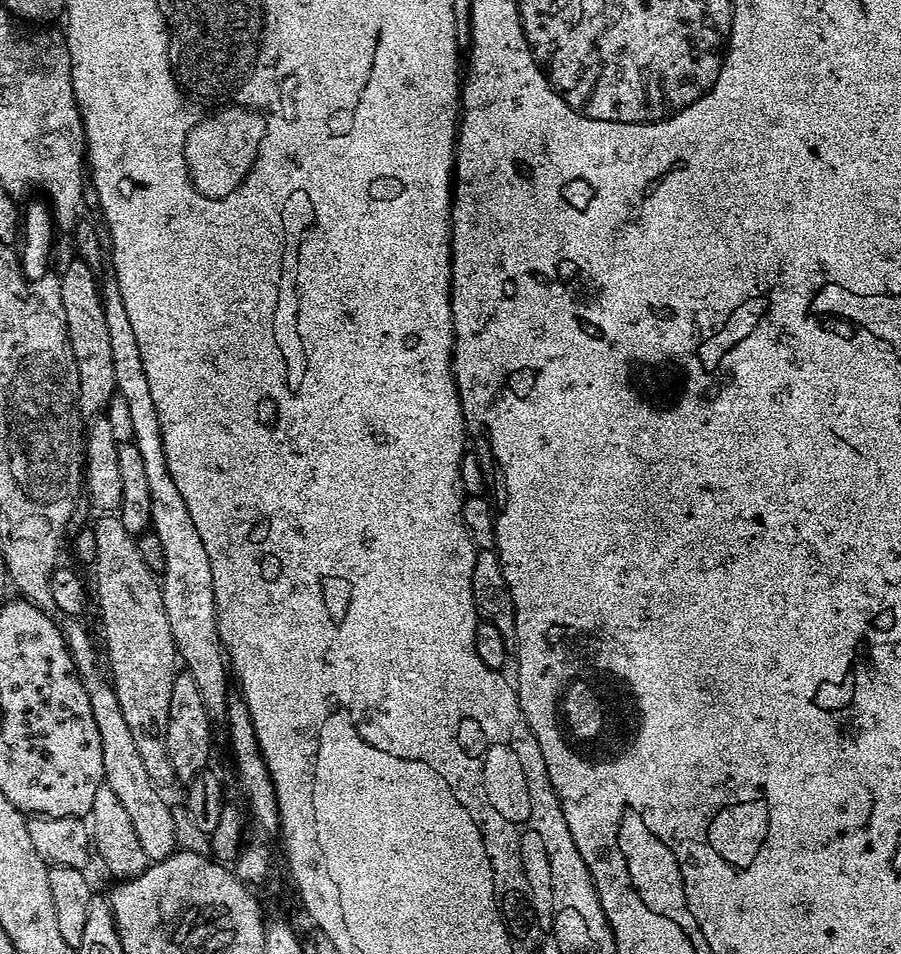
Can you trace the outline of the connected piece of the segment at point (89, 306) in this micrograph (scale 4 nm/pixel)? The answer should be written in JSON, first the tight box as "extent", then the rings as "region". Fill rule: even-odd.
{"extent":[58,258,117,418],"region":[[[79,258],[72,261],[58,272],[60,277],[60,289],[62,290],[62,310],[66,310],[66,330],[70,338],[70,346],[74,350],[74,358],[78,362],[78,398],[76,407],[85,417],[92,418],[99,410],[107,409],[108,399],[117,395],[114,382],[114,361],[110,355],[110,334],[106,330],[106,314],[104,313],[104,301],[100,298],[97,273],[86,266]]]}

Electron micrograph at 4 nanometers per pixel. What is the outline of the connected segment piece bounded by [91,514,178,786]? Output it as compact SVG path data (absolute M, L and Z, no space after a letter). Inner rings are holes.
M104 514L99 519L91 525L98 545L98 558L94 565L94 604L100 607L100 628L104 631L104 648L108 651L106 668L112 688L118 694L118 706L122 706L122 714L126 717L126 726L130 726L138 754L146 765L146 774L150 774L158 786L165 786L176 780L174 766L170 766L170 754L166 750L170 686L174 686L178 671L174 634L170 634L166 606L162 606L157 573L142 562L136 537L122 526L119 515Z

